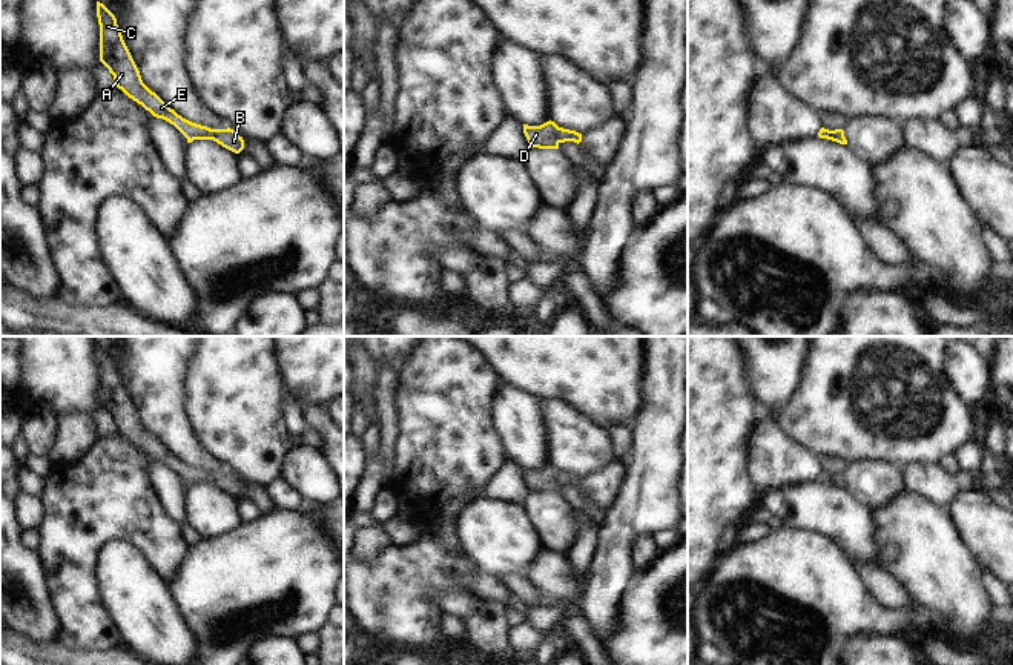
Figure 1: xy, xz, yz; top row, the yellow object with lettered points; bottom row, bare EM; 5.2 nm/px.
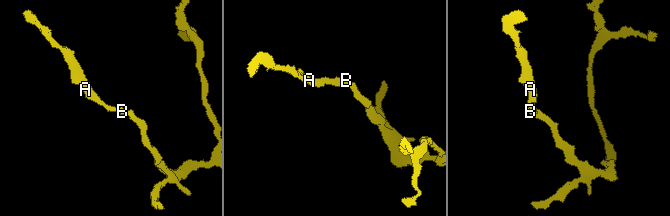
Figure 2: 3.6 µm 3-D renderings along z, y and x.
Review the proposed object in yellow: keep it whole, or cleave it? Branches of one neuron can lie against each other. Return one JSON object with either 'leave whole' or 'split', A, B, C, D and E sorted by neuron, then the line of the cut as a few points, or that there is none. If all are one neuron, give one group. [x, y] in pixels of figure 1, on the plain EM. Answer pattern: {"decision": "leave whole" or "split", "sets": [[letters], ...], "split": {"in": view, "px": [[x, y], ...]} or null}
{"decision": "leave whole", "sets": [["A", "B", "C", "D", "E"]], "split": null}

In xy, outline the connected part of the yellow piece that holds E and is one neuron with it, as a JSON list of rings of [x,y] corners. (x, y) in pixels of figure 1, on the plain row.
[[[97,346],[97,361],[100,369],[100,405],[114,419],[118,433],[153,461],[173,468],[187,482],[187,487],[193,484],[213,484],[235,498],[244,493],[243,481],[233,473],[210,473],[192,467],[170,453],[143,427],[140,415],[123,384],[115,359],[100,346]]]

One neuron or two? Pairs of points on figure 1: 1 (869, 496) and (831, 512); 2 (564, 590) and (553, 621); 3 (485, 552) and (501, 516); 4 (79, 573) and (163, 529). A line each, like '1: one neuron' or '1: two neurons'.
1: two neurons
2: one neuron
3: one neuron
4: one neuron

